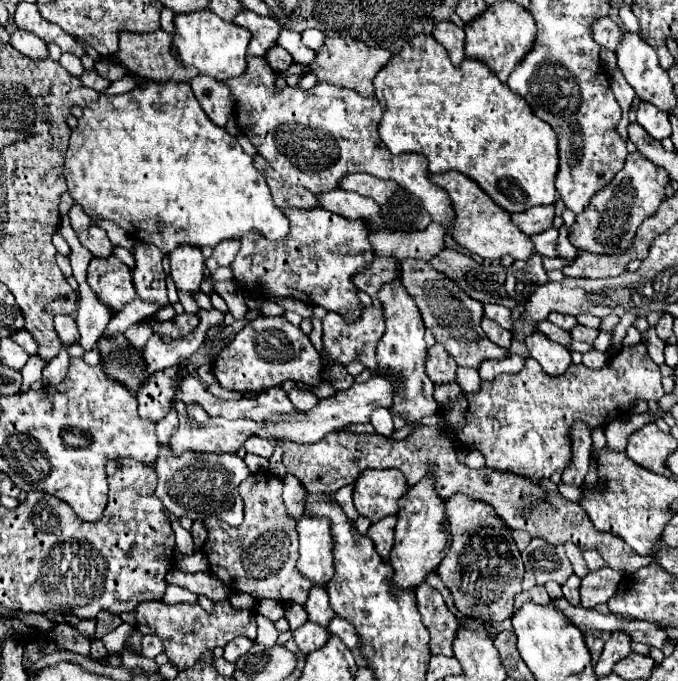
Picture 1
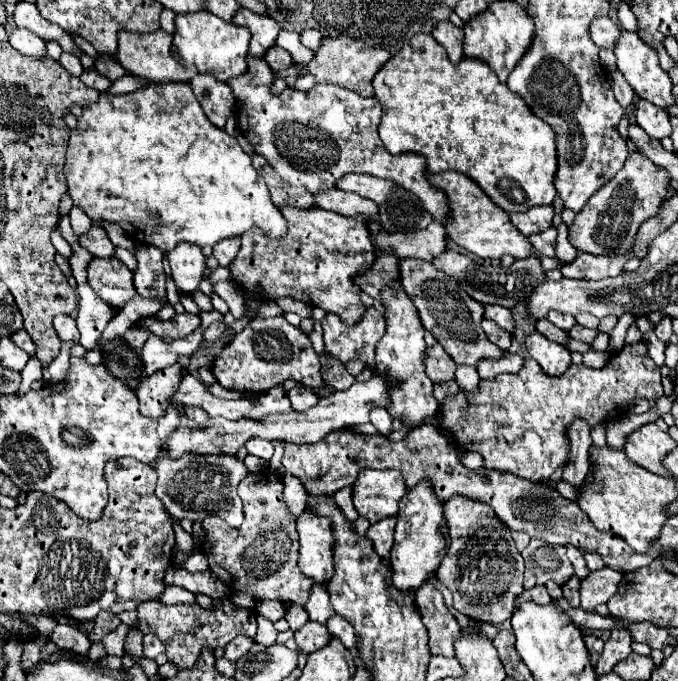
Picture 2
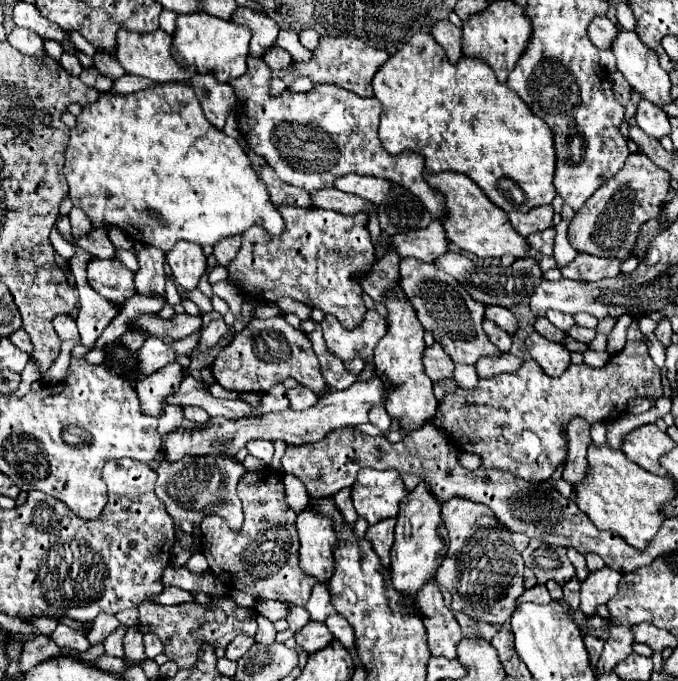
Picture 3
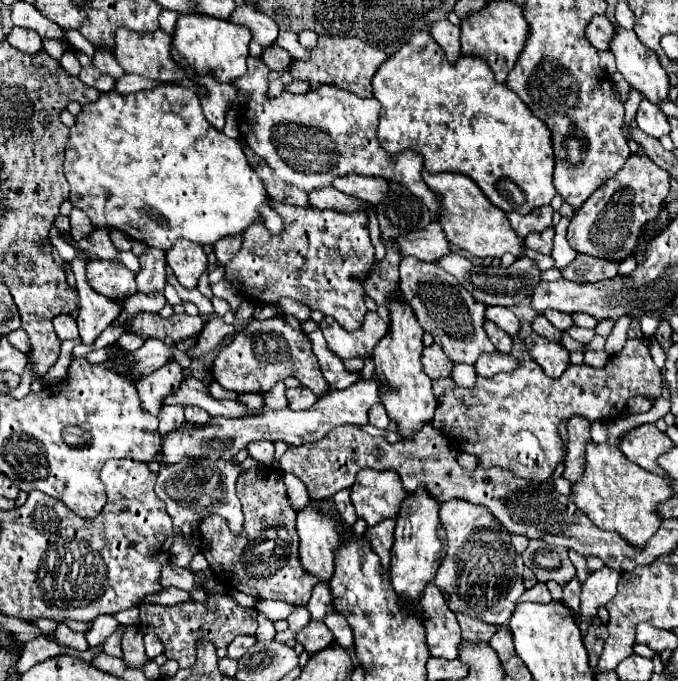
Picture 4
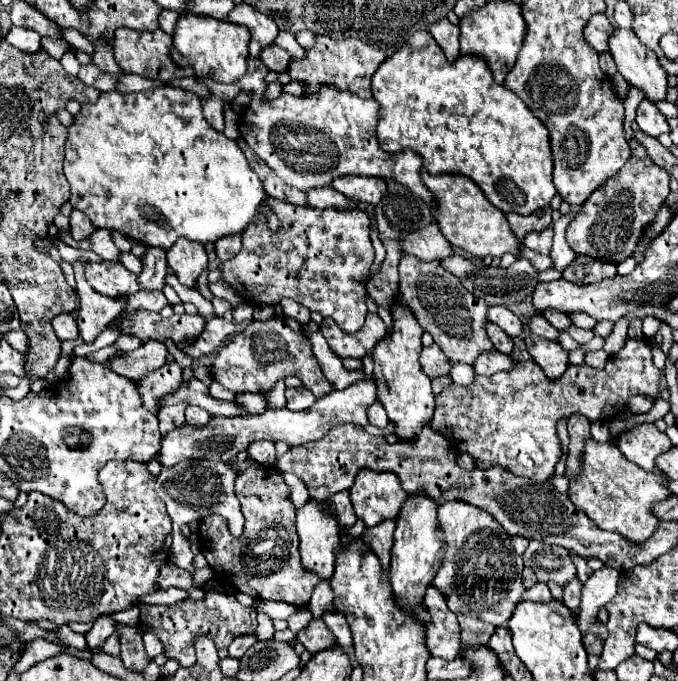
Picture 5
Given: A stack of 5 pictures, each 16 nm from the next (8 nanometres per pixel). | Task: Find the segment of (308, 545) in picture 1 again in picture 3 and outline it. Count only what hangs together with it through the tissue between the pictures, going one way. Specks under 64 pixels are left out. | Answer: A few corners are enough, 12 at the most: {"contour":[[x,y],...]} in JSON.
{"contour":[[306,508],[296,520],[302,572],[334,574],[332,520]]}

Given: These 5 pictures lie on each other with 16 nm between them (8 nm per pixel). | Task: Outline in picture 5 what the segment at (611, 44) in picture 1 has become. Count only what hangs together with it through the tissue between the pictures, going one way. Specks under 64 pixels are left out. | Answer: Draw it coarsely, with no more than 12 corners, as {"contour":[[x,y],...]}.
{"contour":[[604,14],[586,24],[584,38],[598,52],[608,50],[614,28]]}

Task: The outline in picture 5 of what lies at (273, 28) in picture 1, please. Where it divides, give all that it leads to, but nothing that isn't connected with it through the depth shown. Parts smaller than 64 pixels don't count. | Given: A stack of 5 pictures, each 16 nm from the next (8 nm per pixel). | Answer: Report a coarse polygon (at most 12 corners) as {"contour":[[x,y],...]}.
{"contour":[[248,4],[228,20],[250,30],[250,56],[258,58],[278,36],[276,22]]}

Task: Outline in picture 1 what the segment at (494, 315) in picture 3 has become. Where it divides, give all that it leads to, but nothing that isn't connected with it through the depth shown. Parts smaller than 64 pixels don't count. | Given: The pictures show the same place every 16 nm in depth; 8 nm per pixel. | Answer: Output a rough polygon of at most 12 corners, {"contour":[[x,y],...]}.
{"contour":[[484,304],[484,316],[512,330],[512,314],[500,304]]}

